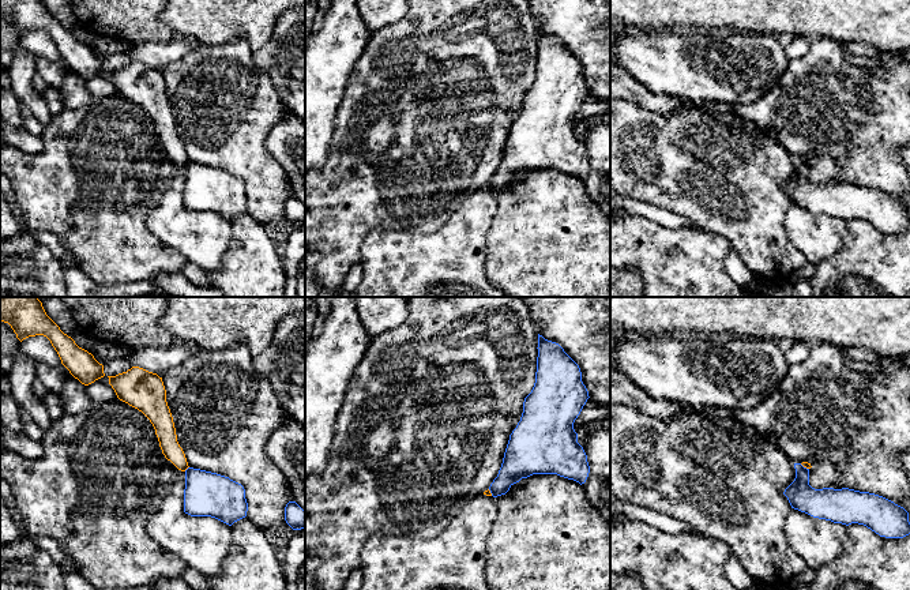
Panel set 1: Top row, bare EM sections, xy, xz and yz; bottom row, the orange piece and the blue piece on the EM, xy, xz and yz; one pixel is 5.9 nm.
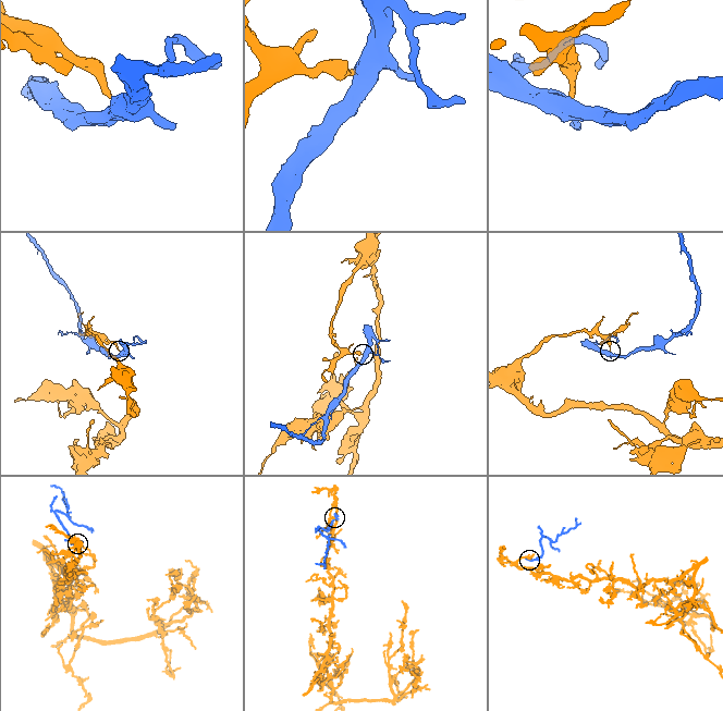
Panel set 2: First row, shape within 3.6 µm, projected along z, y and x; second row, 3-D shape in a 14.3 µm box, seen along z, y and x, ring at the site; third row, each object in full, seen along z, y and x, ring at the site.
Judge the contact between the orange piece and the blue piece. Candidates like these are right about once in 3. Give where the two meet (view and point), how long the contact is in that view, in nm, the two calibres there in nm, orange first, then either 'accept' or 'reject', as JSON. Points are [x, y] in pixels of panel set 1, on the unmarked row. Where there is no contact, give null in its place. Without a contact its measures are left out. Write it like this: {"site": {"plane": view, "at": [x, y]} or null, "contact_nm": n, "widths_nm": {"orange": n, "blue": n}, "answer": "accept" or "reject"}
{"site": {"plane": "xy", "at": [185, 164]}, "contact_nm": 40, "widths_nm": {"orange": 120, "blue": 260}, "answer": "reject"}

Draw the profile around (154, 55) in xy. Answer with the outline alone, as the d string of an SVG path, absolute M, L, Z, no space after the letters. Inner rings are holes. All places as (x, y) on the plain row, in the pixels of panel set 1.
M176 35L169 42L147 42L131 45L128 56L132 61L139 61L148 67L157 68L180 59L195 45L195 40Z

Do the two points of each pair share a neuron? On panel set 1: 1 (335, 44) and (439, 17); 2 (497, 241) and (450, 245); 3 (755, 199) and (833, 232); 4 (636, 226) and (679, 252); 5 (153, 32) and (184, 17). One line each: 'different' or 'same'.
1: different
2: different
3: different
4: same
5: different

